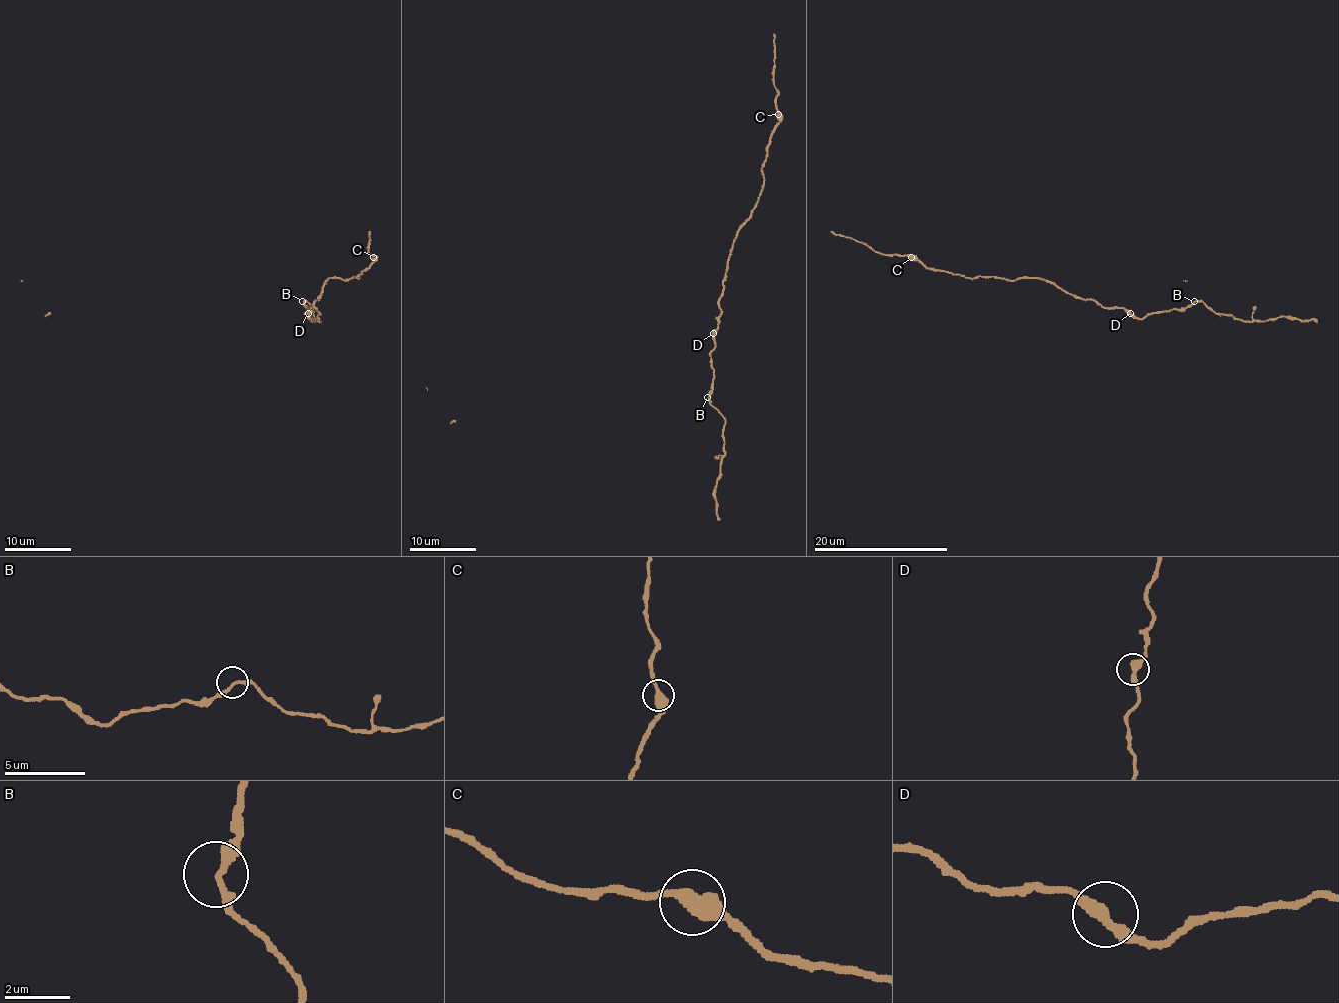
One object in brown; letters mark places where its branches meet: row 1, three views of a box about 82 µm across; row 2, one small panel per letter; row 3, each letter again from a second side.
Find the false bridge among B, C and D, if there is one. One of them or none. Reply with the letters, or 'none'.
C

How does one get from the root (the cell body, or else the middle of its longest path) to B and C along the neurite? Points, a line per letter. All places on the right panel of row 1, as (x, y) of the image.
B: (1127, 313), (1145, 318), (1152, 313), (1185, 309), (1194, 301)
C: (1127, 313), (1122, 308), (1105, 308), (1092, 299), (1075, 297), (1043, 279), (964, 277), (927, 269), (911, 257)

